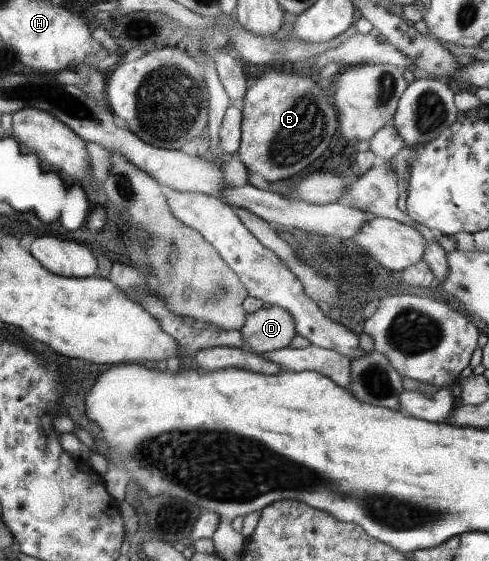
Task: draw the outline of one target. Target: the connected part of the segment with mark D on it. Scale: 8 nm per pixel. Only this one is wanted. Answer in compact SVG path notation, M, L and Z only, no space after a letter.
M271 306L248 313L240 335L249 350L261 355L290 346L297 334L290 312L280 306Z

